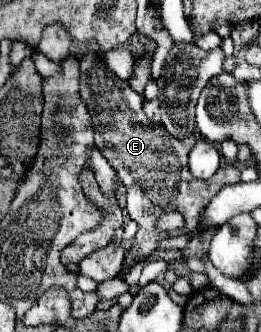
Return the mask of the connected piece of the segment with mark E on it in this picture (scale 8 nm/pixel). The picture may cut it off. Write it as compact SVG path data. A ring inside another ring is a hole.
M85 54L81 60L81 98L89 108L93 130L95 130L95 146L107 158L107 162L115 168L117 178L125 184L127 190L127 212L129 218L137 222L139 230L133 238L133 246L137 248L137 256L129 262L123 272L127 274L137 262L151 256L161 242L155 232L155 220L161 212L179 210L186 221L188 232L201 229L201 214L211 198L227 184L241 182L239 168L231 162L223 164L215 176L209 180L195 178L187 168L187 152L193 148L191 140L177 140L171 136L161 124L155 124L141 110L143 96L131 90L127 82L121 82L113 72L107 70L99 54Z

